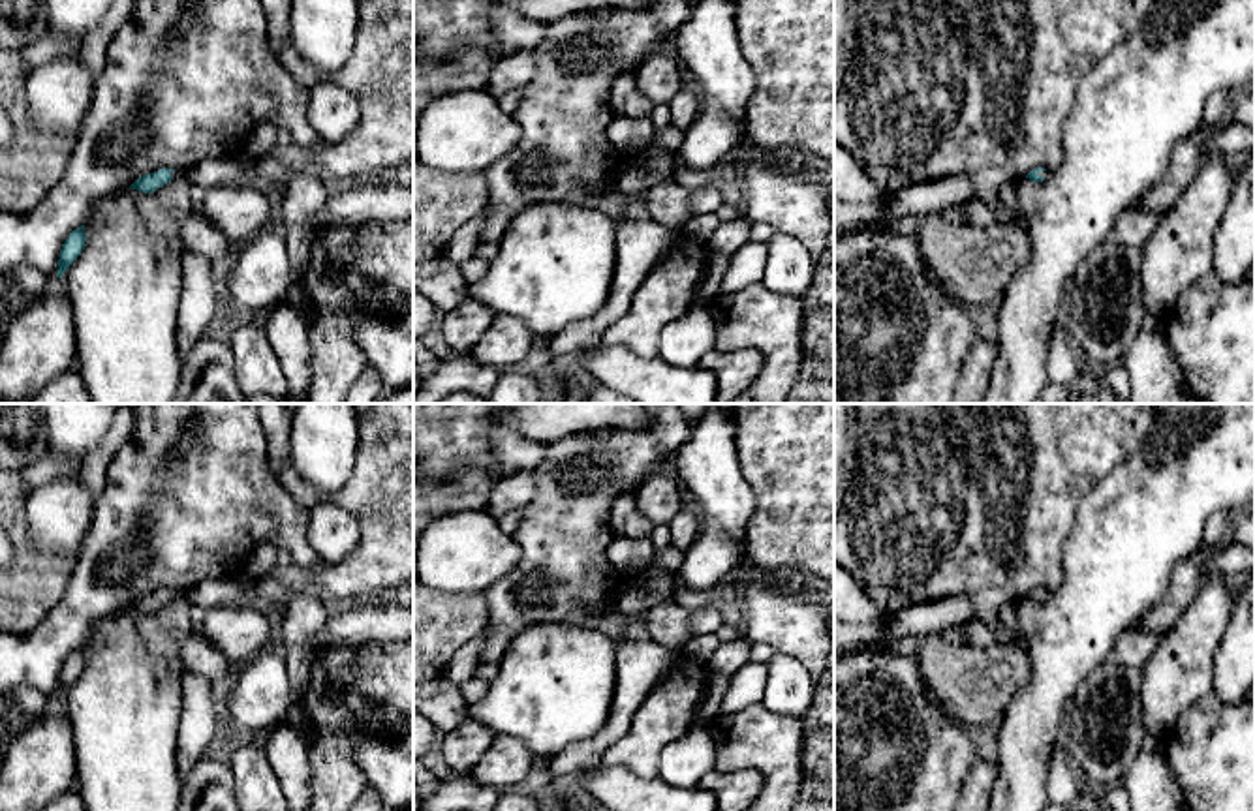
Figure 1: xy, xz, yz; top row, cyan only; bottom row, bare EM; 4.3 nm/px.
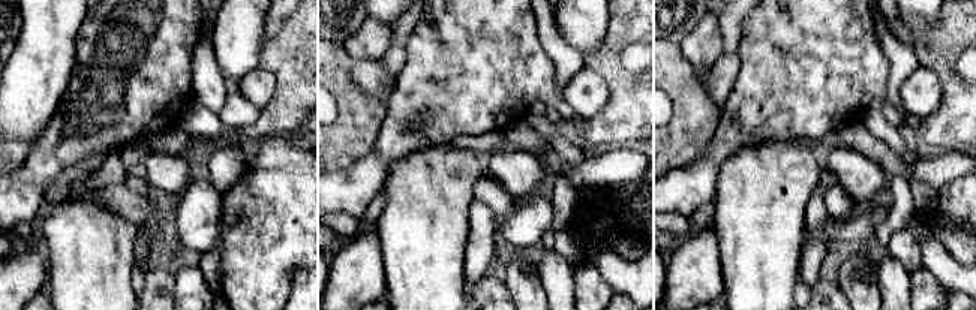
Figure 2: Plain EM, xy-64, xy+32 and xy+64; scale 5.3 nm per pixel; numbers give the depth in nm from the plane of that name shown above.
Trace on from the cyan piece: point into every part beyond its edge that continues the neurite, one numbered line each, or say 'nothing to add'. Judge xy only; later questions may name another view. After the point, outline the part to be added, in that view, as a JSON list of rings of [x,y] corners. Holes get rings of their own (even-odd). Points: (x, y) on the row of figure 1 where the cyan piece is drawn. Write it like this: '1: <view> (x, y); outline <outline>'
1: xy (216, 171); outline [[[240,156],[214,158],[203,161],[188,171],[173,171],[173,178],[184,178],[194,186],[214,188],[222,184],[235,184],[240,180],[242,165]]]

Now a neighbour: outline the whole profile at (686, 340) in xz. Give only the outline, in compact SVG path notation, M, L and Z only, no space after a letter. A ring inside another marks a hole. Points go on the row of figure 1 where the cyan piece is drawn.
M689 308L661 330L658 359L673 368L697 368L714 344L716 325L708 308Z

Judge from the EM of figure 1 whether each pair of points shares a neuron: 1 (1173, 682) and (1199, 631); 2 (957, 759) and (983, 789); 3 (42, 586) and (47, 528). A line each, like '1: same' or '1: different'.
1: same
2: different
3: different

